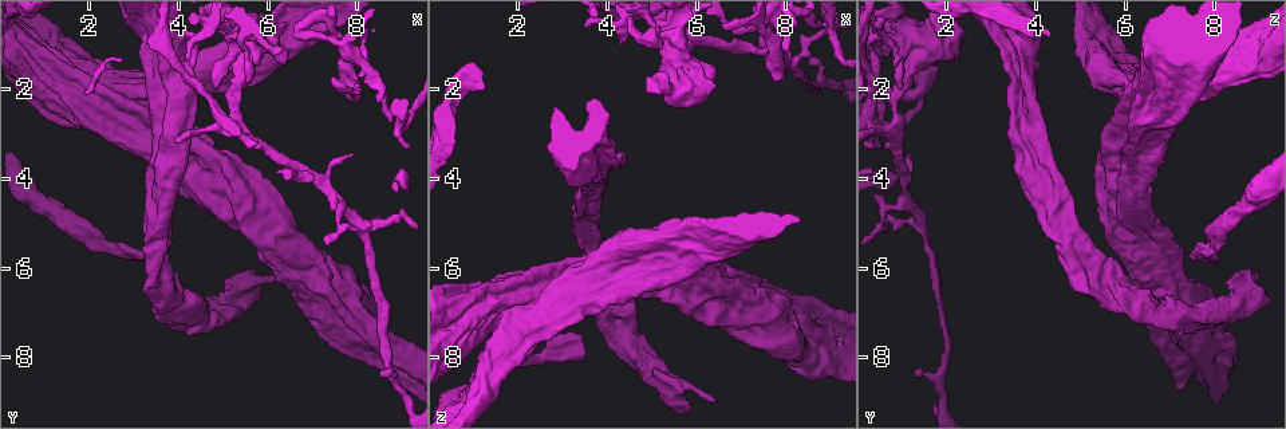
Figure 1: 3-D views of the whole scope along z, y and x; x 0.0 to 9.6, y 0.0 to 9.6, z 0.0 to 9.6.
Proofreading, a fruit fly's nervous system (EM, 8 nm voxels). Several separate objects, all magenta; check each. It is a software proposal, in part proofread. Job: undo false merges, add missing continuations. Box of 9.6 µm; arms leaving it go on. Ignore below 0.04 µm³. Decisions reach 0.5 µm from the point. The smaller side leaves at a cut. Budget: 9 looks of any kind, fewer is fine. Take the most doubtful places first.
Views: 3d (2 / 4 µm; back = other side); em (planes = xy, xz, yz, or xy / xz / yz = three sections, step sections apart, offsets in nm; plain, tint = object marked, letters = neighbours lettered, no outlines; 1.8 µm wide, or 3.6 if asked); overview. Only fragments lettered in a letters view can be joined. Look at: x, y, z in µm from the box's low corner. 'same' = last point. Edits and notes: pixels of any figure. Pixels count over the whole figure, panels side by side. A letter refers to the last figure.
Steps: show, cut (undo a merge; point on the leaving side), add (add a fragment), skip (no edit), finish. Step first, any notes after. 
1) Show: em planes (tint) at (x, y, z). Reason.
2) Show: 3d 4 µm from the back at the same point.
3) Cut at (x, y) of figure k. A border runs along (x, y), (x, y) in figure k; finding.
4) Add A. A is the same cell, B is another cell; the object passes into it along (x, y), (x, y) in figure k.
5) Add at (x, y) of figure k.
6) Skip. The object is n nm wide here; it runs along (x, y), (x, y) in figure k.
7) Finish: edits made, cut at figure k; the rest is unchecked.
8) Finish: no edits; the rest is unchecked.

Show: 3d 4 µm at (3.50, 5.90, 8.00).

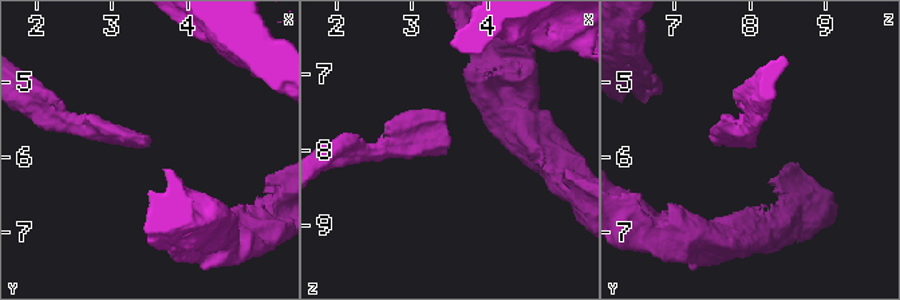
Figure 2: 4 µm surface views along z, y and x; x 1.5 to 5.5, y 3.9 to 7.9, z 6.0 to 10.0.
Show: em planes (letters) at (3.50, 5.90, 8.00).

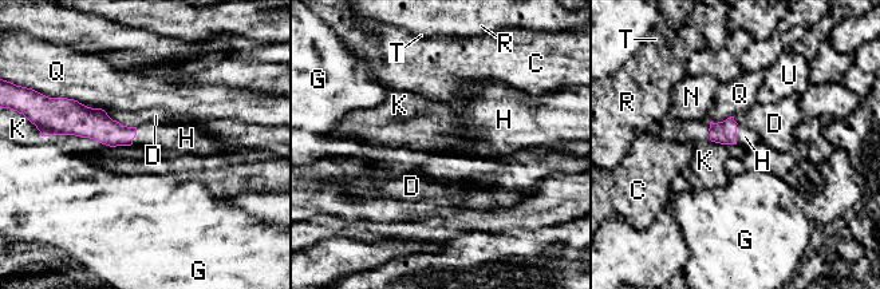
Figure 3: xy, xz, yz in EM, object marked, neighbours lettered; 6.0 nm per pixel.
Add H. H is the same cell, C, D, G, K, N, Q, R, T and U are other cells; the object passes into it along (725, 133), (736, 134), (746, 138) in figure 3; the cell continues.

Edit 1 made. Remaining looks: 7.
Show: em planes (letters) at (3.60, 1.65, 3.35). An open end.

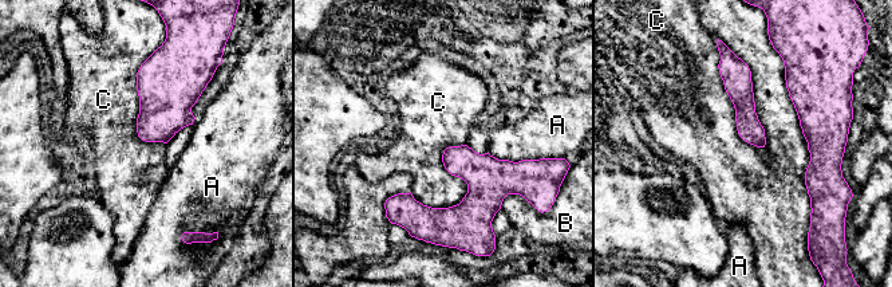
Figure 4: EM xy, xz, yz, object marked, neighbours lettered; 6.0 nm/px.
Skip. A, B and C are other cells; no lettered fragment goes on from it.

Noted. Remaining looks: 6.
Show: em xz step 8 (letters) at (8.50, 8.35, 1.35).

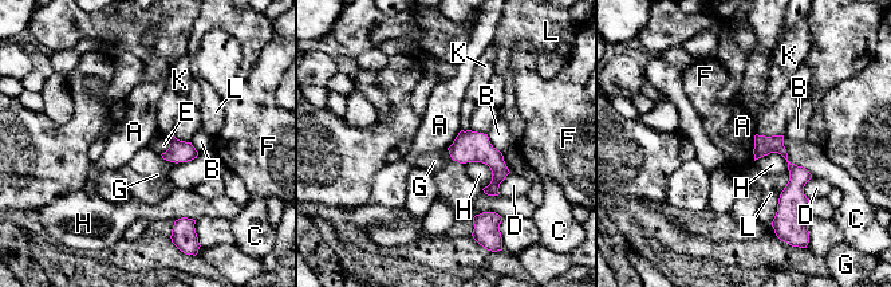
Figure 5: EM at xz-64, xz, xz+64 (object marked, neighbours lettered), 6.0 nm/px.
Skip. The longest contact is with L, 360 nm; A, B, C, D, E, F, G, H, K and L are other cells; a border runs along (461, 130), (446, 148) in figure 5; none of them fits.

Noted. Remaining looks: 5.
Finish: edits made, add at figure 3; the rest is unchecked.

